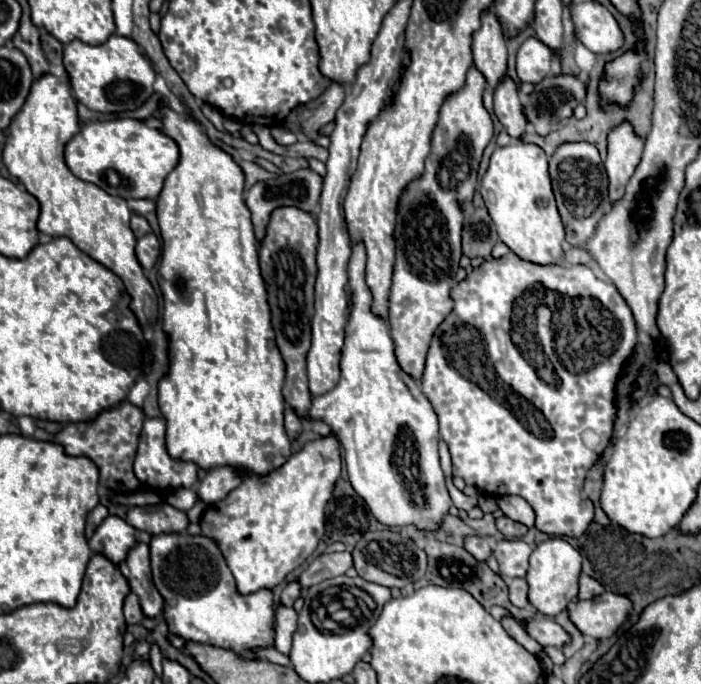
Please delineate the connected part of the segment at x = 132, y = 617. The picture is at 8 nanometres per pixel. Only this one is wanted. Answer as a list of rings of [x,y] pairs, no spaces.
[[[130,593],[124,601],[124,617],[128,623],[140,623],[144,613],[142,613],[142,607],[140,607],[140,601],[138,601],[138,595],[136,593]]]

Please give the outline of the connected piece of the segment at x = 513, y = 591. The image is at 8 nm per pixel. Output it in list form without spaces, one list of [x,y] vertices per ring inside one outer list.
[[[508,579],[510,601],[516,607],[528,607],[528,583],[526,579]]]

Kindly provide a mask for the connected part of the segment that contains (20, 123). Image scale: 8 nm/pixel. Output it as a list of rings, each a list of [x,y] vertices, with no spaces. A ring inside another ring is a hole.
[[[44,75],[36,79],[24,107],[12,119],[8,131],[10,135],[6,139],[2,155],[4,165],[8,167],[10,175],[22,181],[26,191],[38,199],[38,231],[50,237],[72,239],[72,243],[80,251],[88,253],[92,259],[114,271],[122,279],[126,293],[132,297],[130,309],[140,325],[146,327],[148,323],[152,323],[158,315],[158,297],[152,283],[144,275],[142,265],[138,265],[136,259],[136,237],[130,229],[132,213],[126,205],[126,199],[112,197],[100,187],[74,177],[64,163],[64,145],[80,131],[76,101],[72,97],[68,77]]]

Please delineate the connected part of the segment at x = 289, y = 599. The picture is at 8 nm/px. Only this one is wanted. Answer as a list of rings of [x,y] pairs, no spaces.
[[[292,581],[292,583],[288,583],[288,585],[284,587],[284,591],[282,591],[282,595],[280,595],[280,601],[282,601],[284,605],[290,605],[290,607],[292,607],[292,603],[300,597],[300,591],[302,591],[302,585],[298,585],[298,581]]]

